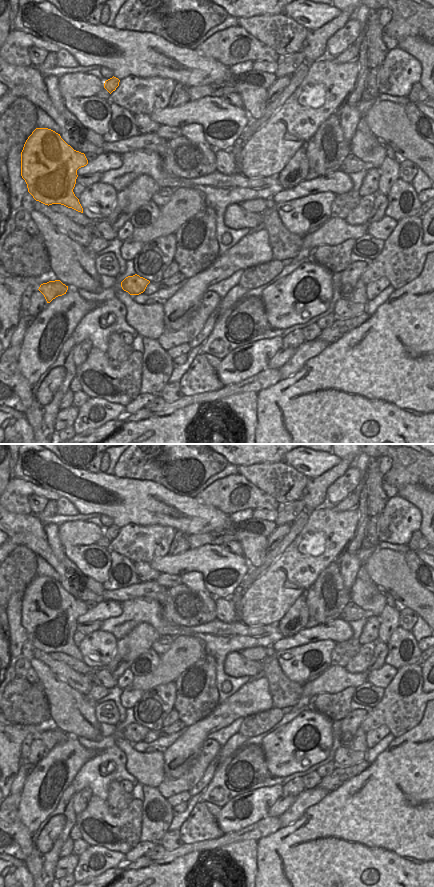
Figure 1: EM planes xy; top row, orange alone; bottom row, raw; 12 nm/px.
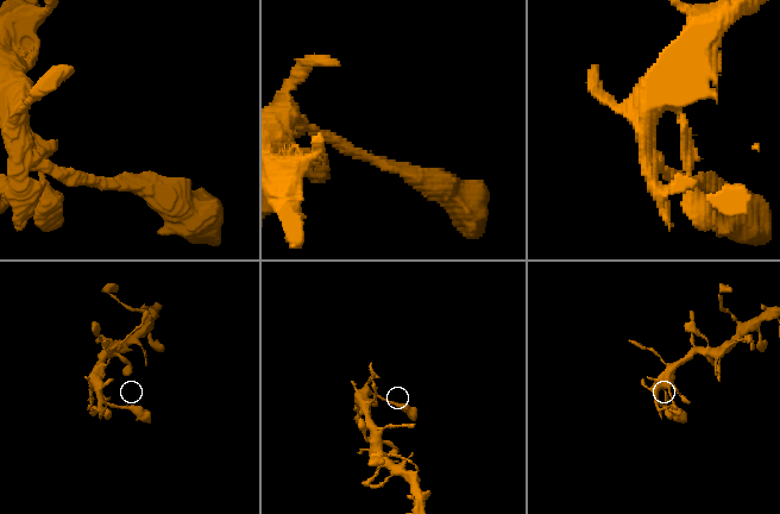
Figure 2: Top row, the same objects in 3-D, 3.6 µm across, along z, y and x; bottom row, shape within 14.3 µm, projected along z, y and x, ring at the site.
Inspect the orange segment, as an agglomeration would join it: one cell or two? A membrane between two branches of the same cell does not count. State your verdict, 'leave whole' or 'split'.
leave whole

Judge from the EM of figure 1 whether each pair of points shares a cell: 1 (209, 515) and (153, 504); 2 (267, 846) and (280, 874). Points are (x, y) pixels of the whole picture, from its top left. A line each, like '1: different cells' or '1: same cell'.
1: same cell
2: same cell

